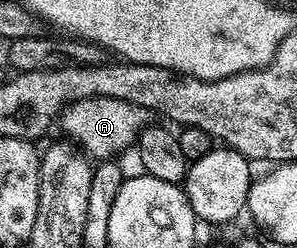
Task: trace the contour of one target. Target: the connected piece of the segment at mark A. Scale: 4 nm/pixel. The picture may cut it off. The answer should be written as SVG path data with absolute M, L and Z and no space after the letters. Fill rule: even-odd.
M93 96L66 105L60 117L60 128L62 124L63 130L71 136L70 140L87 157L101 162L121 154L127 147L133 145L143 128L147 127L146 119L148 119L148 113L145 108L129 104L120 98Z

